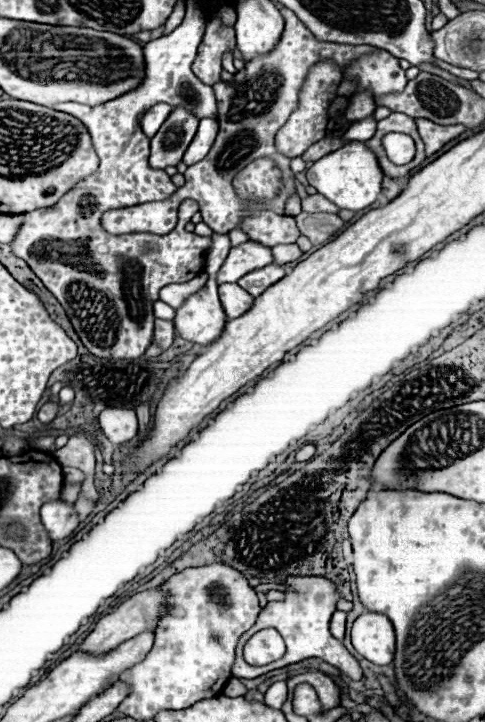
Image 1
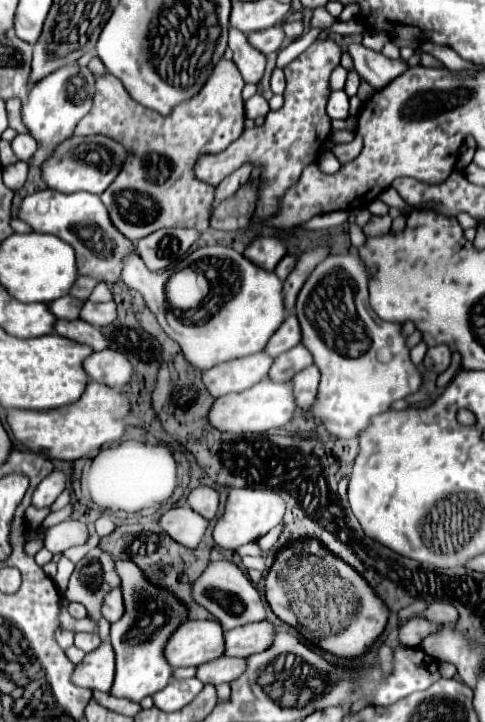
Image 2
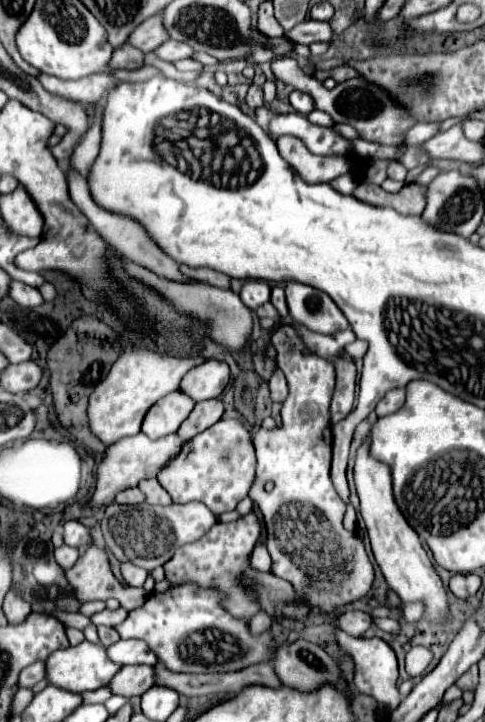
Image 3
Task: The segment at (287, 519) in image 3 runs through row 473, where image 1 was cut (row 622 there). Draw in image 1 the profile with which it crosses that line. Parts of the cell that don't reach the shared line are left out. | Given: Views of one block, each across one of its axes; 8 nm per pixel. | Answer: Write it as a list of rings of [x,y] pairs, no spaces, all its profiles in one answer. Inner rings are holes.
[[[286,576],[284,582],[286,586],[292,586],[296,592],[284,592],[286,598],[282,602],[268,602],[256,624],[240,636],[238,640],[238,646],[236,646],[236,662],[234,662],[234,668],[232,668],[232,676],[234,678],[258,678],[260,674],[266,674],[266,672],[272,672],[276,668],[284,668],[284,666],[290,666],[290,664],[296,664],[296,662],[302,662],[306,658],[322,658],[326,660],[328,664],[336,666],[338,670],[343,672],[346,676],[354,681],[358,681],[363,676],[360,664],[356,662],[356,658],[352,658],[352,654],[344,648],[344,644],[340,640],[336,640],[332,634],[330,634],[330,618],[334,614],[334,608],[336,608],[336,600],[340,598],[338,592],[336,592],[336,586],[334,582],[330,582],[328,578],[322,578],[322,576],[314,576],[314,578],[294,578],[294,576]],[[262,628],[276,628],[284,642],[286,642],[286,656],[282,656],[280,660],[276,662],[270,662],[266,666],[250,666],[244,662],[242,658],[242,648],[244,644],[248,642],[248,638],[252,634],[256,634],[256,630],[262,630]]]

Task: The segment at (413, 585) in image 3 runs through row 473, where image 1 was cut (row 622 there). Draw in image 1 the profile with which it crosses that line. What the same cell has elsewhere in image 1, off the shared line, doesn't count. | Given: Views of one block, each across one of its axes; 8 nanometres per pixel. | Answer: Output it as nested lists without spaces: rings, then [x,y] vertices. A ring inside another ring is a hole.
[[[364,612],[356,618],[352,632],[352,646],[358,654],[378,666],[392,664],[394,656],[394,628],[382,614]]]

